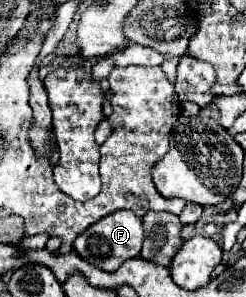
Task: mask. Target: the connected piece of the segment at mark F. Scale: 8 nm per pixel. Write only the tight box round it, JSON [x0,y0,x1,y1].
[73,211,143,271]

